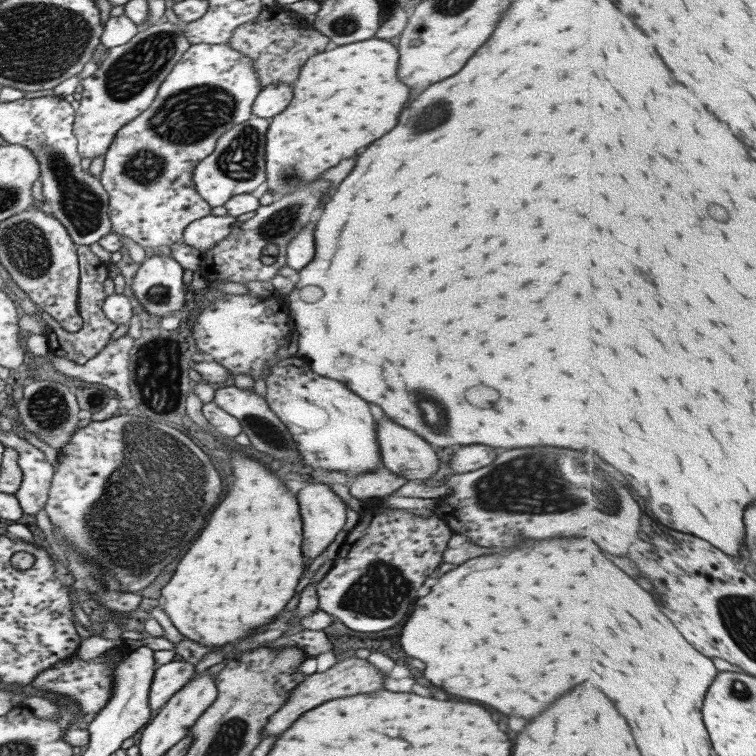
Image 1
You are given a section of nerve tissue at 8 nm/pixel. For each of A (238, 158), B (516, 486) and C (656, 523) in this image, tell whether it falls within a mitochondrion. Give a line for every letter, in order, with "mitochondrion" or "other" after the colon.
A: mitochondrion
B: mitochondrion
C: other

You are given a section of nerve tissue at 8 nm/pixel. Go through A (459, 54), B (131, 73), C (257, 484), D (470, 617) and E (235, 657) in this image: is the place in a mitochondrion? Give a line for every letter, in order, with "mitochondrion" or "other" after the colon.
A: other
B: mitochondrion
C: other
D: other
E: other

